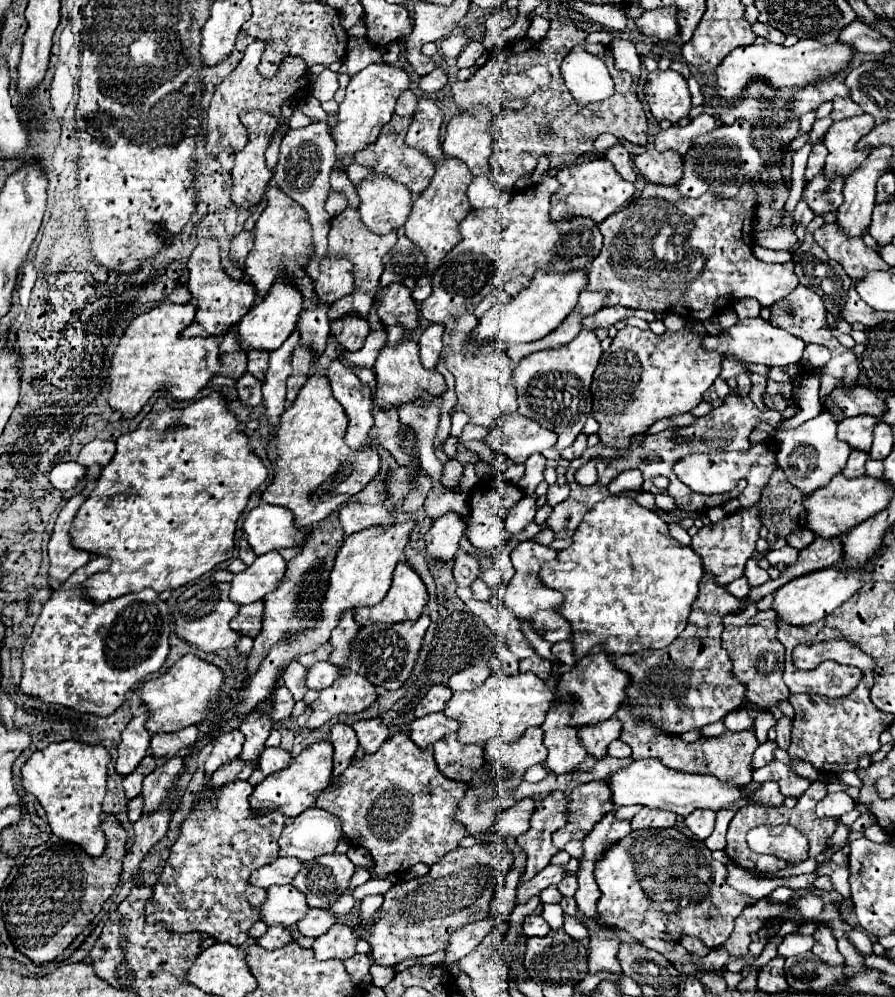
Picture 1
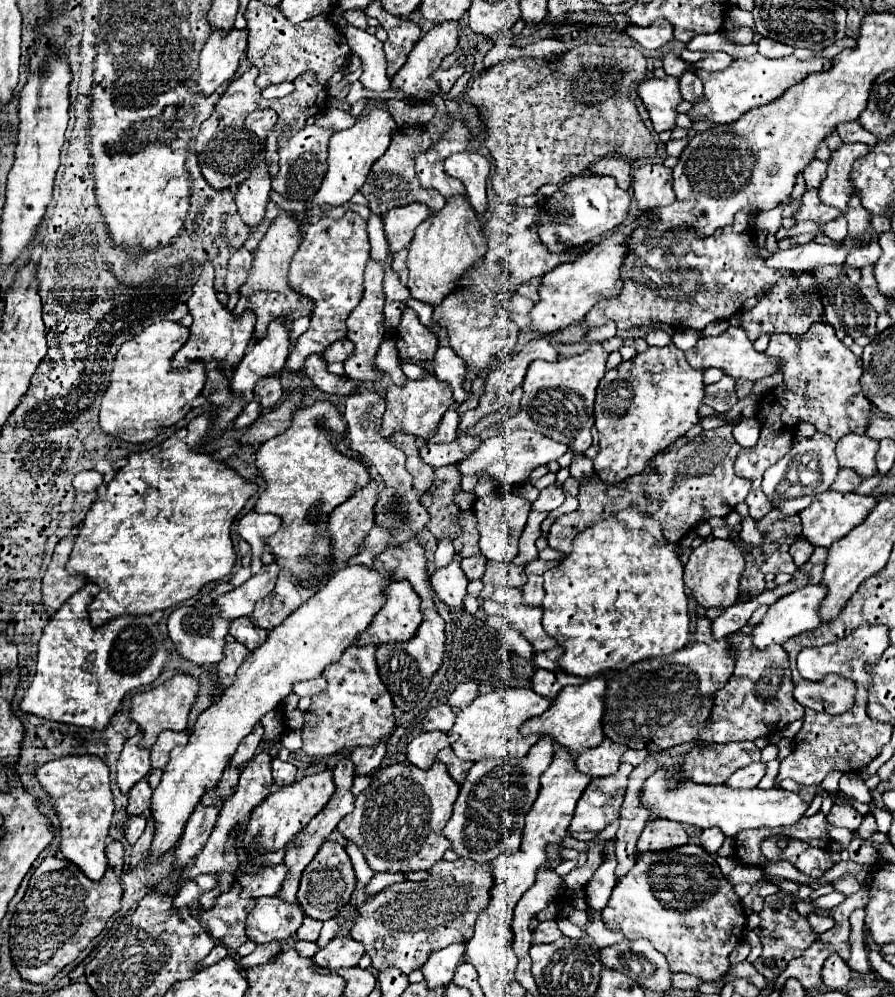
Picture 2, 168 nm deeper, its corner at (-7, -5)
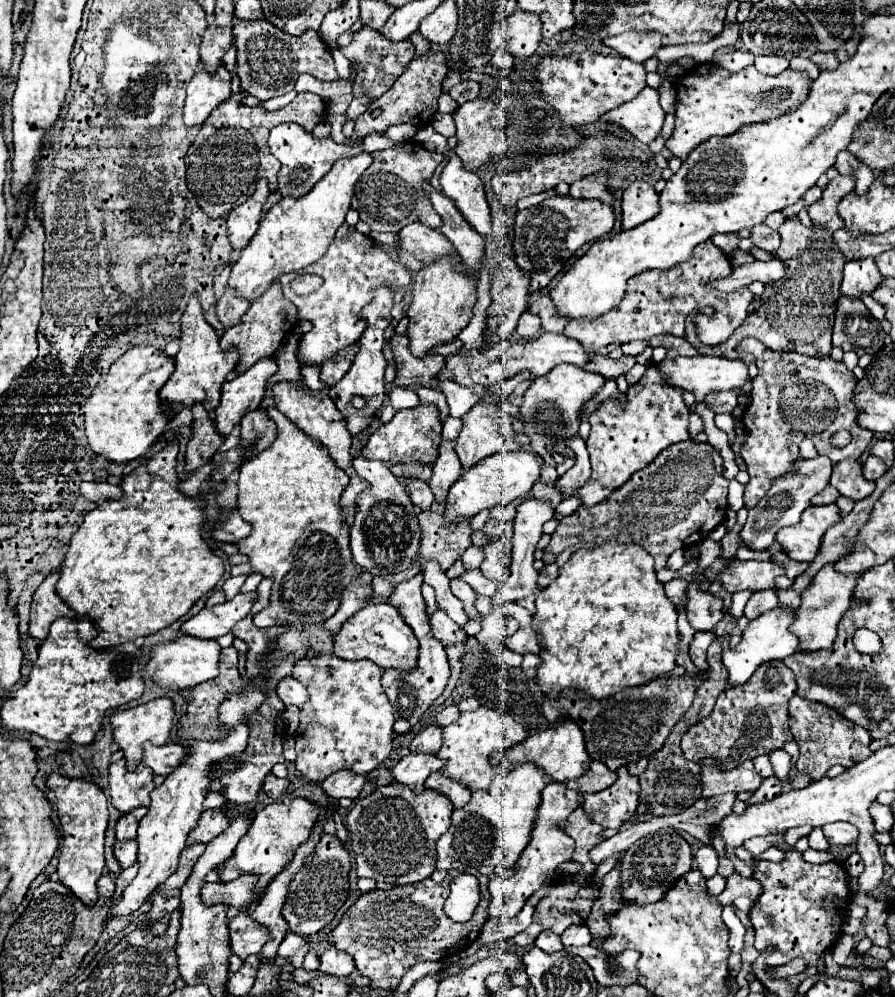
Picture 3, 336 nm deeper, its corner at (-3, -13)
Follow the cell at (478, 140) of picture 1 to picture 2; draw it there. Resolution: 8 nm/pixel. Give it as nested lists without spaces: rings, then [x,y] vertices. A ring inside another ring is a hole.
[[[459,152],[451,154],[445,160],[445,170],[453,178],[459,178],[465,184],[467,198],[471,206],[477,212],[485,212],[487,208],[487,194],[485,194],[485,184],[489,178],[489,160],[485,156],[479,156],[475,152]]]

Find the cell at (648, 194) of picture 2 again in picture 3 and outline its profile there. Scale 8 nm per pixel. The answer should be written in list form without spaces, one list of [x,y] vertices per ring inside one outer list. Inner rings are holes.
[[[633,182],[623,190],[621,210],[621,230],[631,230],[659,214],[659,194],[653,190],[651,182]]]

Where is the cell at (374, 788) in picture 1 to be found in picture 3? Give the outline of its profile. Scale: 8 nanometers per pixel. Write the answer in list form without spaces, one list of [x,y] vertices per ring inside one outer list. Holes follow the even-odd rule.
[[[389,784],[355,802],[345,818],[355,854],[357,874],[375,882],[415,884],[435,872],[435,844],[451,826],[451,804],[435,790],[415,794],[407,786]]]

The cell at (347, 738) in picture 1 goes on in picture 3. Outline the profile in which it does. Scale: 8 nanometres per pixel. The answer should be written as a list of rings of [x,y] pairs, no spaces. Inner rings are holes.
[[[323,818],[319,820],[319,826],[315,826],[311,838],[295,850],[295,856],[289,862],[289,866],[271,882],[271,886],[267,886],[261,902],[251,910],[251,918],[255,918],[255,922],[261,922],[261,926],[267,926],[271,930],[271,938],[267,942],[267,946],[263,946],[263,950],[259,952],[261,962],[269,962],[277,956],[277,948],[287,934],[287,922],[281,916],[281,908],[283,908],[283,902],[287,896],[287,886],[289,886],[293,874],[303,866],[305,856],[309,856],[315,850],[315,844],[319,842],[321,834],[323,834]]]

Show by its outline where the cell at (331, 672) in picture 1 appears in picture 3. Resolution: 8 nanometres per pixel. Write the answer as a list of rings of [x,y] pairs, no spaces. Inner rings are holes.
[[[283,678],[277,684],[275,692],[277,692],[279,700],[283,700],[285,706],[291,706],[291,704],[293,706],[303,706],[307,702],[307,698],[309,698],[305,686],[299,680],[295,680],[295,678]]]

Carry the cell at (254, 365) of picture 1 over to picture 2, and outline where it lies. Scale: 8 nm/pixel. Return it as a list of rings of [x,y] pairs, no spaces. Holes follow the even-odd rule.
[[[271,376],[271,378],[263,378],[255,384],[255,390],[253,390],[259,398],[261,398],[261,408],[273,408],[277,406],[277,402],[281,400],[283,396],[283,390],[281,390],[281,382],[279,382],[279,376]]]

